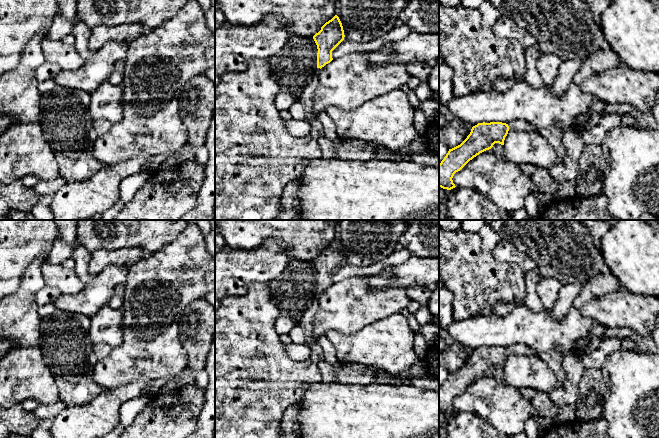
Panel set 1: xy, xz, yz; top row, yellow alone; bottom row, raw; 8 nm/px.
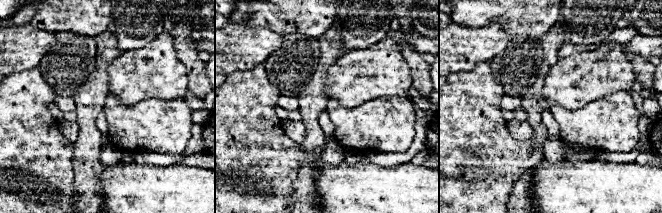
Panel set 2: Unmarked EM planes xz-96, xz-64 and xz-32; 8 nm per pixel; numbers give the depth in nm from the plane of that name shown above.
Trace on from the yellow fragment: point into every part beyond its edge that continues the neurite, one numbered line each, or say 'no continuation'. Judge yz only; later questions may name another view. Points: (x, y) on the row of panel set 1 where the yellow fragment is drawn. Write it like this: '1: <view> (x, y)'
1: yz (515, 125)

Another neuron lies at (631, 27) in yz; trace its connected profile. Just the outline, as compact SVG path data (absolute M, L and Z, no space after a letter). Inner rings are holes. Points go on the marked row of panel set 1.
M616 0L601 15L606 45L635 71L659 73L659 6L650 0Z

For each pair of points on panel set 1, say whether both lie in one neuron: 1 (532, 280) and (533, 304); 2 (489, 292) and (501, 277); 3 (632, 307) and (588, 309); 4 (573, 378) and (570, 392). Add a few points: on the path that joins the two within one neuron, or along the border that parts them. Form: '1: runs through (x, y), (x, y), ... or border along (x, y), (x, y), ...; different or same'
1: runs through (531, 286), (532, 298); same
2: runs through (490, 288), (497, 281); same
3: runs through (621, 308), (599, 309); same
4: runs through (573, 381), (570, 389); same

